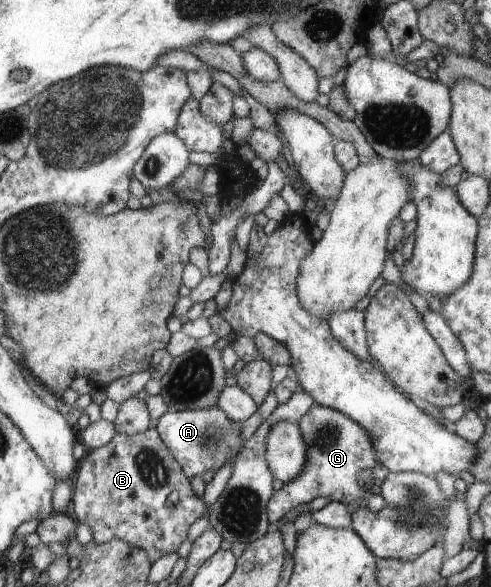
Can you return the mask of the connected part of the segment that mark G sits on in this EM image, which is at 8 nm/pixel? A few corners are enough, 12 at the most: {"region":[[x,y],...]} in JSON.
{"region":[[315,403],[296,423],[306,466],[272,493],[278,522],[317,496],[368,502],[389,470],[348,415]]}

